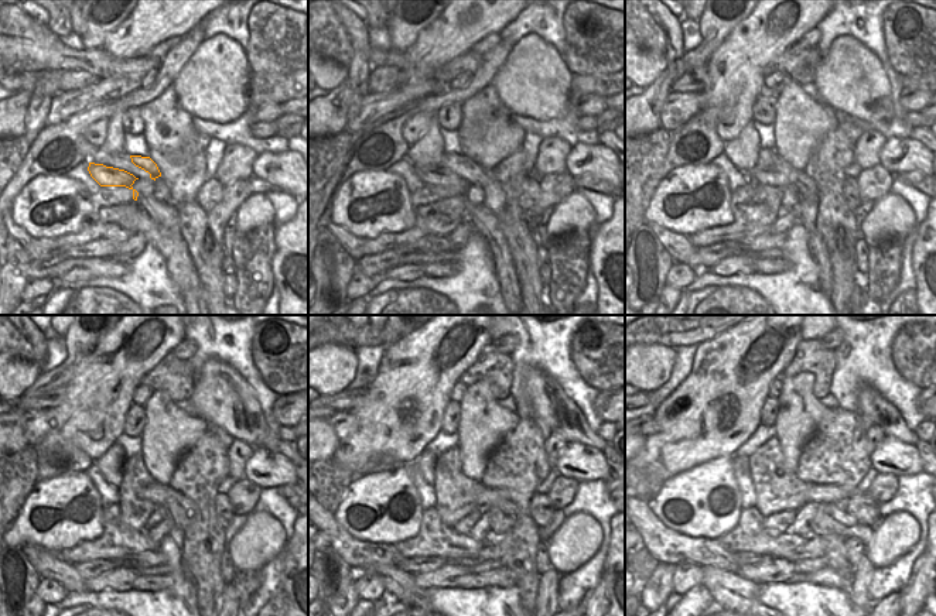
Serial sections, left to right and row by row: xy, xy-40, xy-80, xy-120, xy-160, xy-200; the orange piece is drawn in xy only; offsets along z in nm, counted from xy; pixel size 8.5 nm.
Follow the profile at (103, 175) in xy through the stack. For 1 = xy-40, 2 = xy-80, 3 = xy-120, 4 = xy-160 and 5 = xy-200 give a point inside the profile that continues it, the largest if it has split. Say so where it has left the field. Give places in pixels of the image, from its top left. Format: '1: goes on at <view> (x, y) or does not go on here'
1: goes on at xy-40 (455, 171)
2: goes on at xy-80 (771, 170)
3: goes on at xy-120 (183, 510)
4: goes on at xy-160 (504, 513)
5: goes on at xy-200 (832, 519)

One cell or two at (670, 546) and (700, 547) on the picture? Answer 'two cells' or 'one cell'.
one cell

